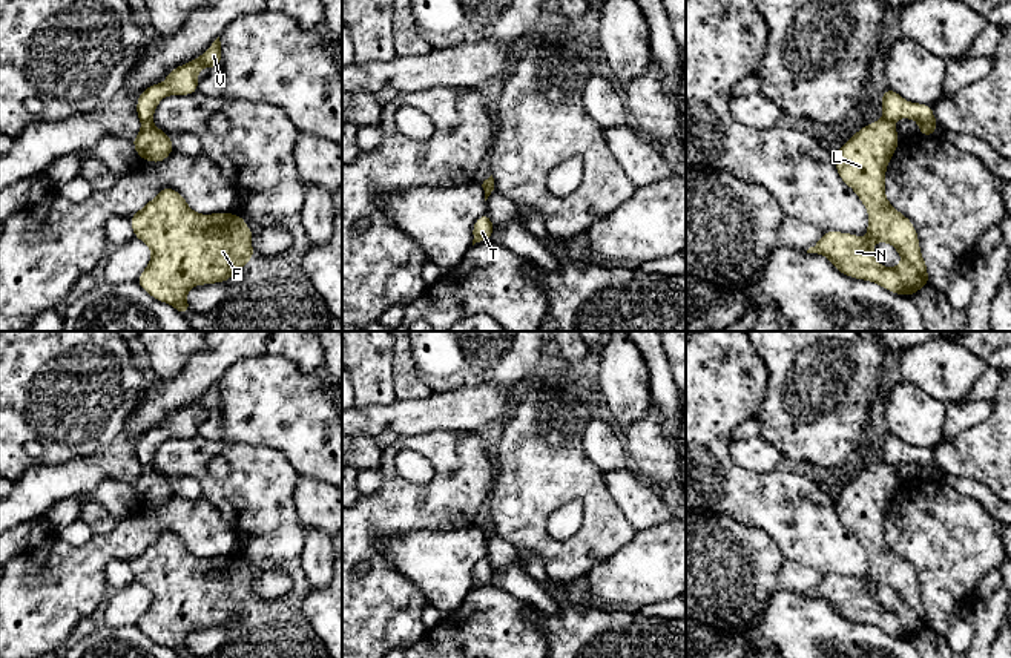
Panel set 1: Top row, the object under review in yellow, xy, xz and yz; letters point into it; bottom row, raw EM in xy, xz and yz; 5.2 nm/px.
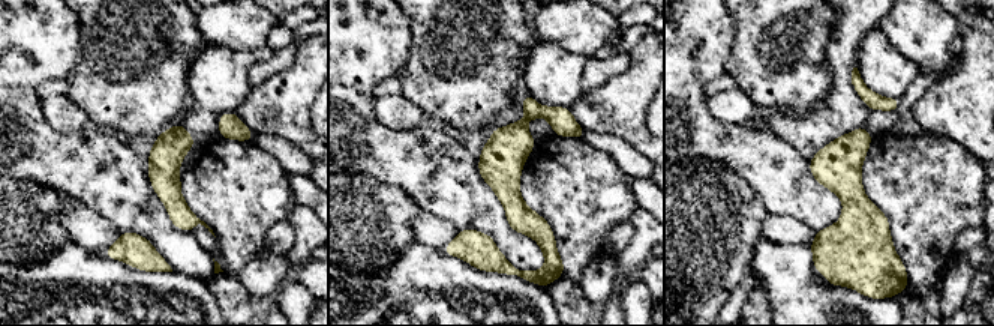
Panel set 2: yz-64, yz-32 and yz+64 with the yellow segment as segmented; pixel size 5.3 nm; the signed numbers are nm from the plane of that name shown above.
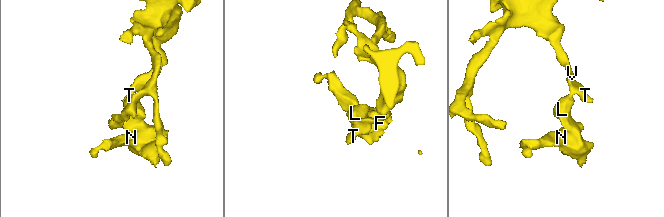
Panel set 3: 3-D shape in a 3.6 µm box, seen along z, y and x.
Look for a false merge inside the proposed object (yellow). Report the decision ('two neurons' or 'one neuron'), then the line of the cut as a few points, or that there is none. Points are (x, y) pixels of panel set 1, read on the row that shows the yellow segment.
two neurons | yz (882, 117), (892, 123)

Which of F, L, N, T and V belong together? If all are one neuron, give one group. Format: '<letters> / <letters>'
F L N / T V

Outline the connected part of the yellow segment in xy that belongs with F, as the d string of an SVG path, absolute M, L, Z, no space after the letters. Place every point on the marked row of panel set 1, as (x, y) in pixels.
M163 187L129 221L152 253L138 285L183 316L190 313L187 291L193 285L227 282L255 255L253 230L242 216L196 213L172 187Z

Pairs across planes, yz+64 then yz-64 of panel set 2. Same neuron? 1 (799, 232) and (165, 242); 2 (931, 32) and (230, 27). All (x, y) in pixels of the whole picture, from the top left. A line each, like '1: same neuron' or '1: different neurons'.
1: different neurons
2: same neuron

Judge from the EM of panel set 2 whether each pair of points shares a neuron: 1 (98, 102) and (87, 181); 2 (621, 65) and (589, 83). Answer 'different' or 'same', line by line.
1: different
2: same

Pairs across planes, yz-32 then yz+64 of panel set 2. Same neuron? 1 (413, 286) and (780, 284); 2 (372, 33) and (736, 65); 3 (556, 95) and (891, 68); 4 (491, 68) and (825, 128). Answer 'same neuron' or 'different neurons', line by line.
1: same neuron
2: different neurons
3: same neuron
4: different neurons

